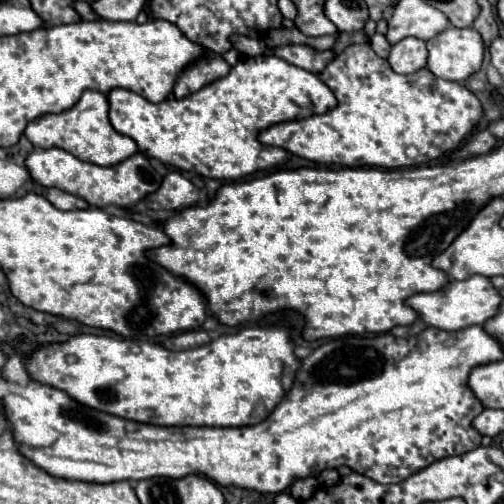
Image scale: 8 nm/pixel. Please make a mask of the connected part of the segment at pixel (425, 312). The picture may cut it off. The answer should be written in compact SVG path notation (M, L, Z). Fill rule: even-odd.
M469 276L467 280L449 280L441 290L413 294L405 300L405 304L417 312L419 320L425 326L433 326L439 330L461 330L473 324L483 324L487 318L495 316L499 302L501 298L497 290L485 276Z

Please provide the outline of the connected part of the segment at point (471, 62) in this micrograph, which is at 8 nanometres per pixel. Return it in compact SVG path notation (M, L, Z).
M449 26L427 42L427 50L427 68L435 76L463 82L481 68L485 48L477 30Z

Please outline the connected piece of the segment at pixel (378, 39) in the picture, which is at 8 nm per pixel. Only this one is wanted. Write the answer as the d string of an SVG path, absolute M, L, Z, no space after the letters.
M373 34L371 36L371 48L375 50L375 54L377 56L381 56L381 58L387 58L389 56L389 42L387 42L387 38L383 36L383 34Z

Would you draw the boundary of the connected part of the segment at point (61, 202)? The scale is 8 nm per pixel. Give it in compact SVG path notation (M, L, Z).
M47 188L47 190L41 190L41 194L59 210L75 210L75 208L87 208L87 202L79 196L73 196L73 194L67 194L63 190L57 190L57 188Z

